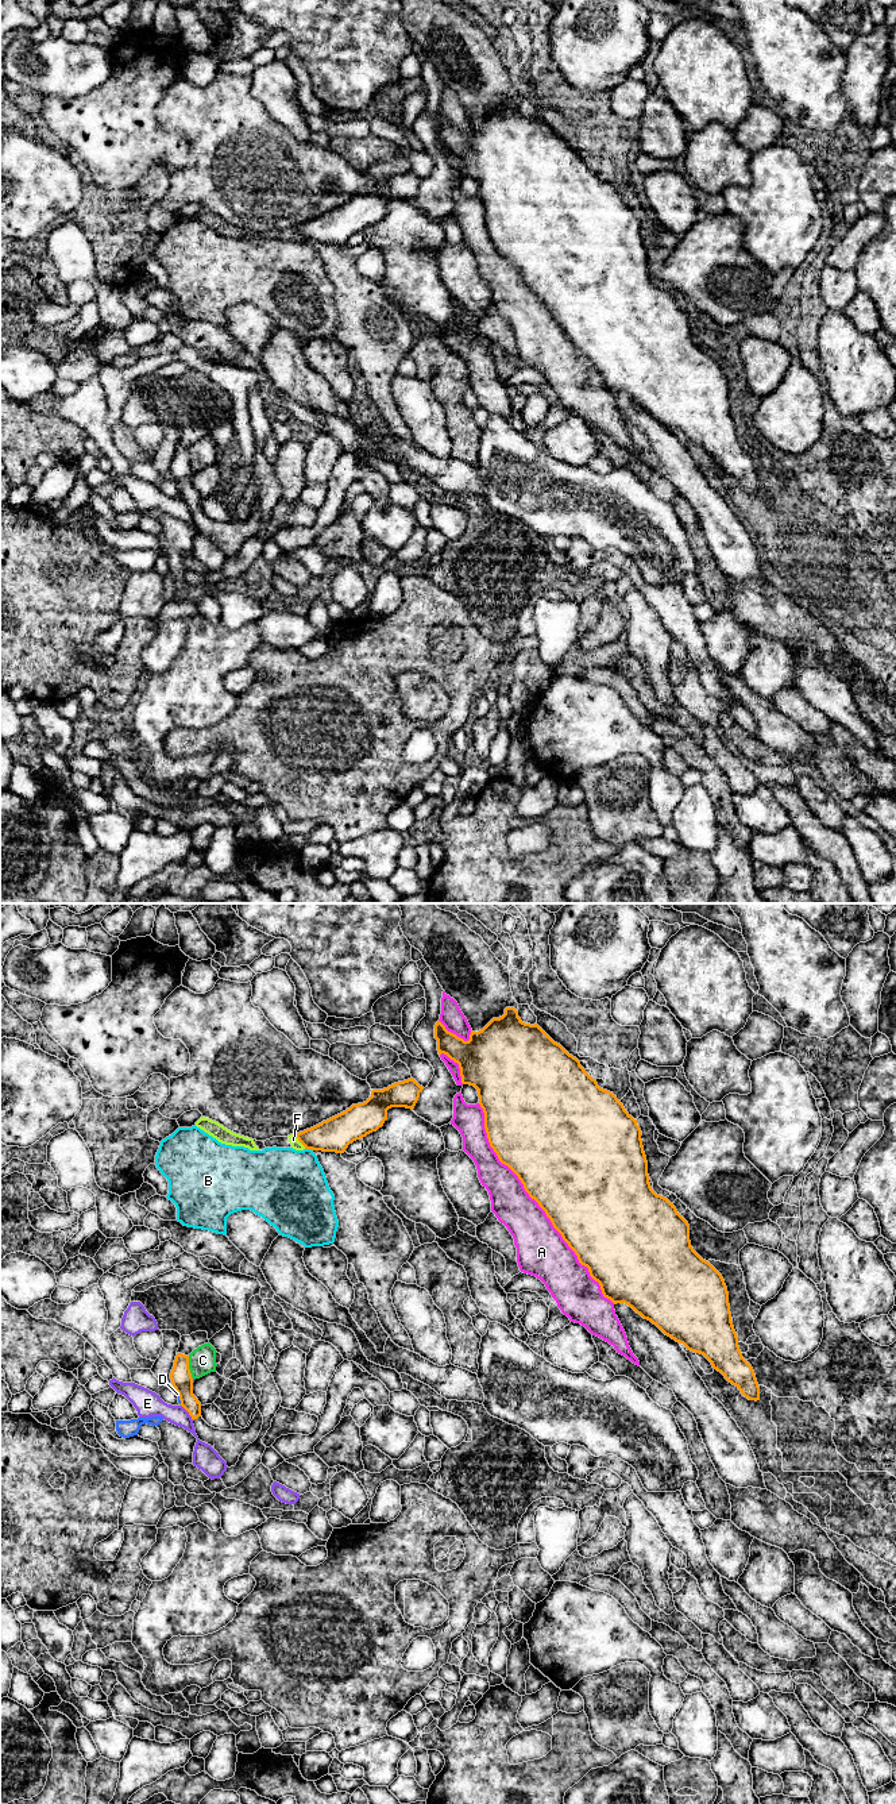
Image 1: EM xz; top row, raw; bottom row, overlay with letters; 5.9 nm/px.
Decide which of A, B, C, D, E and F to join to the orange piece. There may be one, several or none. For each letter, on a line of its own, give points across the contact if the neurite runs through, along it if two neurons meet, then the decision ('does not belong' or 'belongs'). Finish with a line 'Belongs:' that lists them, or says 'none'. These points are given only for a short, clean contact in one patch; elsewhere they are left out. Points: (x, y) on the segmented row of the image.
A: does not belong
B: does not belong
C: does not belong
D: does not belong
E: does not belong
F: along xz (296, 1134), (305, 1148) | does not belong
Belongs: none

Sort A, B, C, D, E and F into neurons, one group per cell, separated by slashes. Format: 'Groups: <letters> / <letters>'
Groups: A / B / C / D / E / F

